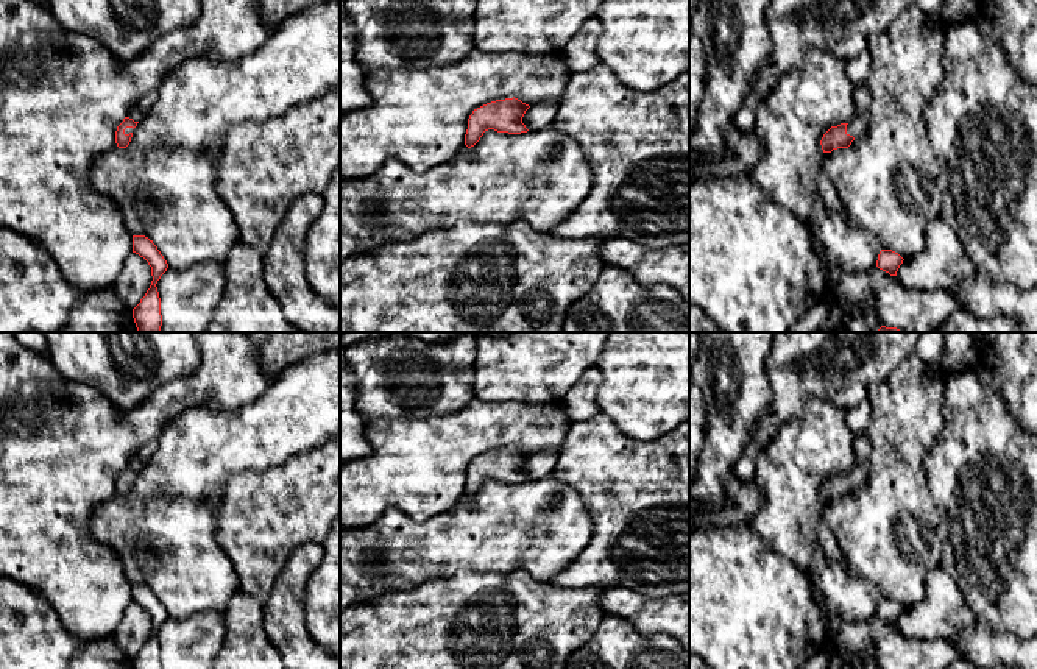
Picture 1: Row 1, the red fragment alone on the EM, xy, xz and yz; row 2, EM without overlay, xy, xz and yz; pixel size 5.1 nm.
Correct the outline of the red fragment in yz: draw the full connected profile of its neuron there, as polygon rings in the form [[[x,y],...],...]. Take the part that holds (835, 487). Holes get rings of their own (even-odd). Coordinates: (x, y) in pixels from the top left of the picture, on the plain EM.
[[[865,432],[855,435],[855,466],[850,473],[831,476],[822,487],[820,494],[823,502],[831,502],[837,497],[848,497],[855,488],[865,483],[870,469],[870,438]]]

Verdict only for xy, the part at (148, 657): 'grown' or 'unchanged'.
unchanged

